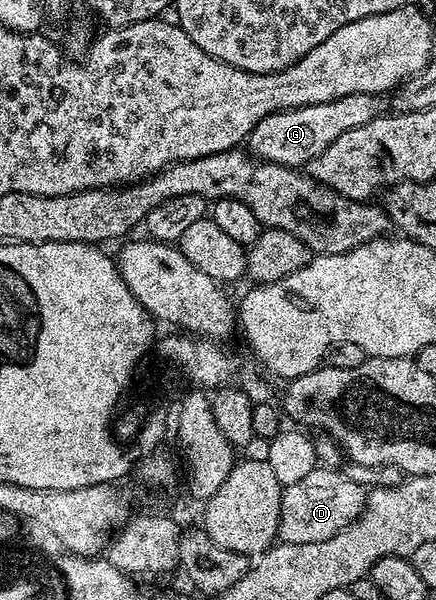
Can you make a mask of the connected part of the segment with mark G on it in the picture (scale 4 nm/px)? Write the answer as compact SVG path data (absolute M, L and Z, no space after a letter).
M350 94L341 96L332 102L298 106L296 110L276 110L274 114L265 116L252 128L245 142L250 153L261 162L272 162L278 166L292 168L306 167L317 156L337 140L337 136L345 136L353 128L361 128L380 117L378 94Z

